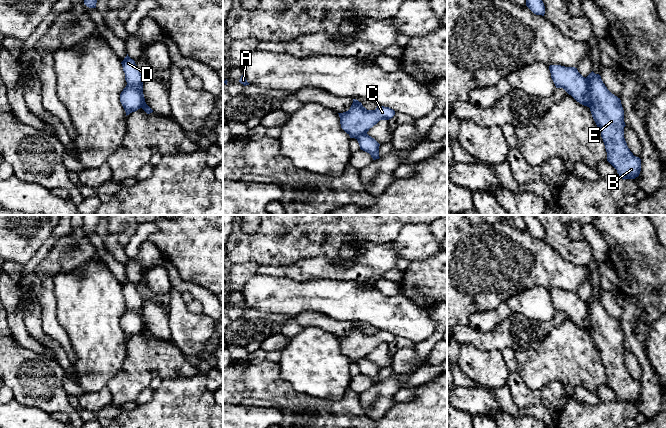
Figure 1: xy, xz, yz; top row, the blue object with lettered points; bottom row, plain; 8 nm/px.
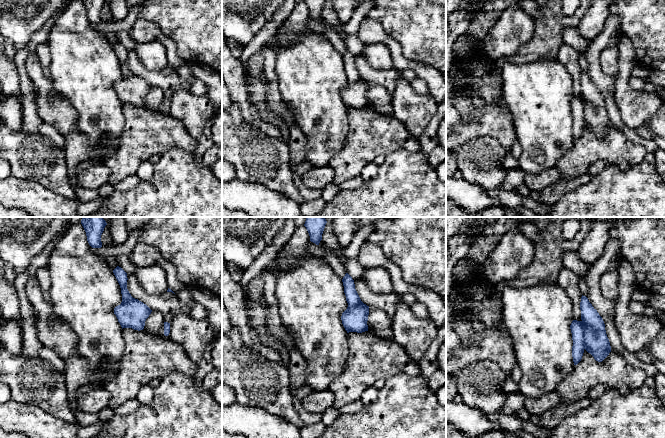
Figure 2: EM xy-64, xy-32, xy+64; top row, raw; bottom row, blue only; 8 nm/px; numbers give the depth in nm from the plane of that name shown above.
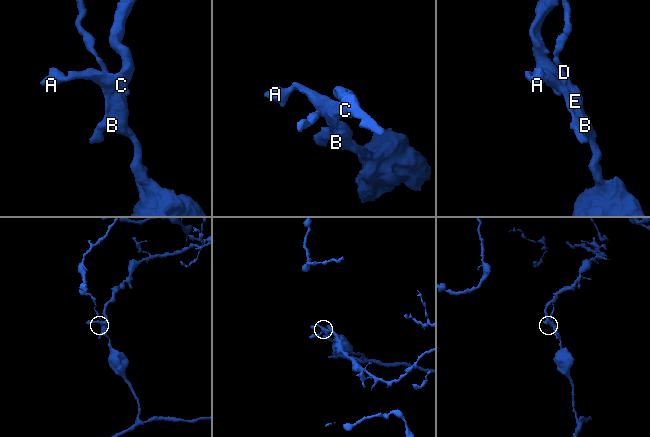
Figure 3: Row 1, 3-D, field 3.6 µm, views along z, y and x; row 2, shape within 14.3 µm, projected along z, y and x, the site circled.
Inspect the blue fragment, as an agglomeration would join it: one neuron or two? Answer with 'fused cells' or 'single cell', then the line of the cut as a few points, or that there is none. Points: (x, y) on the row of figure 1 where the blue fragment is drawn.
fused cells; cut in yz along (585, 78), (590, 93), (589, 107)

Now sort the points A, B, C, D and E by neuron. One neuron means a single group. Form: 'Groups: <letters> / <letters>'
Groups: A C / B D E

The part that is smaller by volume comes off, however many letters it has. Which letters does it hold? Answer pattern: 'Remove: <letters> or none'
Remove: B, D, E

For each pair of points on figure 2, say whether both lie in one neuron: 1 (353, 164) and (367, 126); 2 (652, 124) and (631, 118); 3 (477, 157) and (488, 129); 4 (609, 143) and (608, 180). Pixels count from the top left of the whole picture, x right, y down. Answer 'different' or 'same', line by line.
1: same
2: different
3: different
4: different

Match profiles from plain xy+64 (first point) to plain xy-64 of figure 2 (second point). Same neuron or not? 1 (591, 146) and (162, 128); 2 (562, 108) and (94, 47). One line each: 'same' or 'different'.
1: same
2: same

